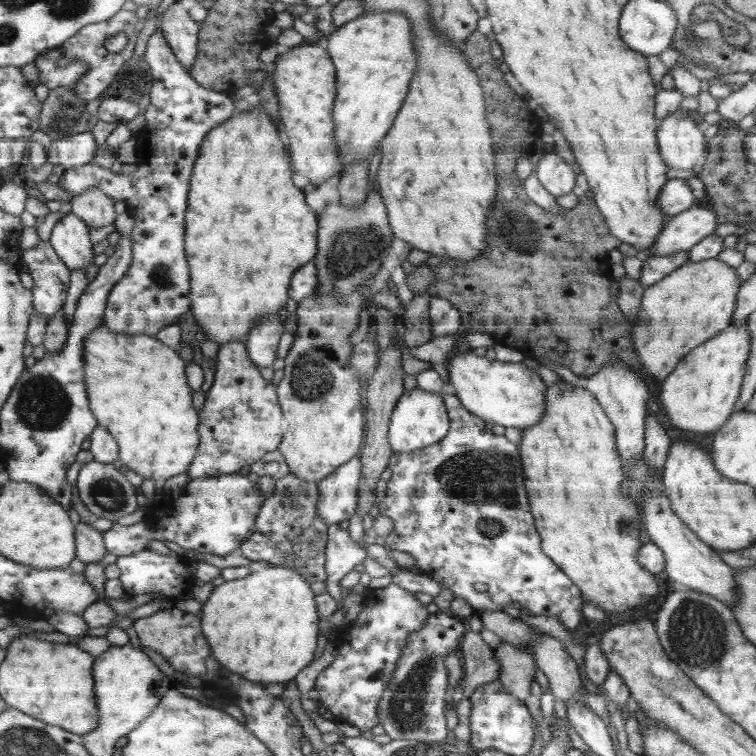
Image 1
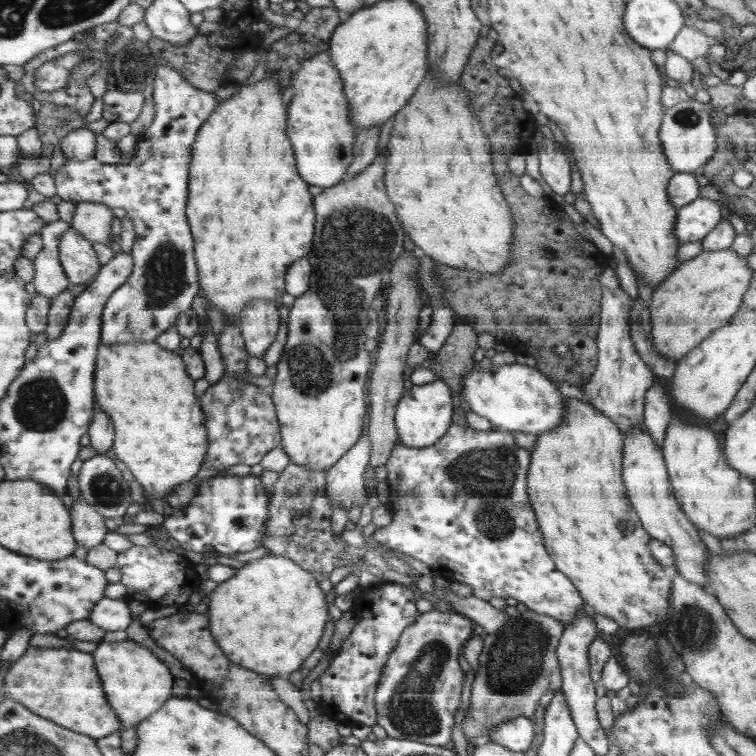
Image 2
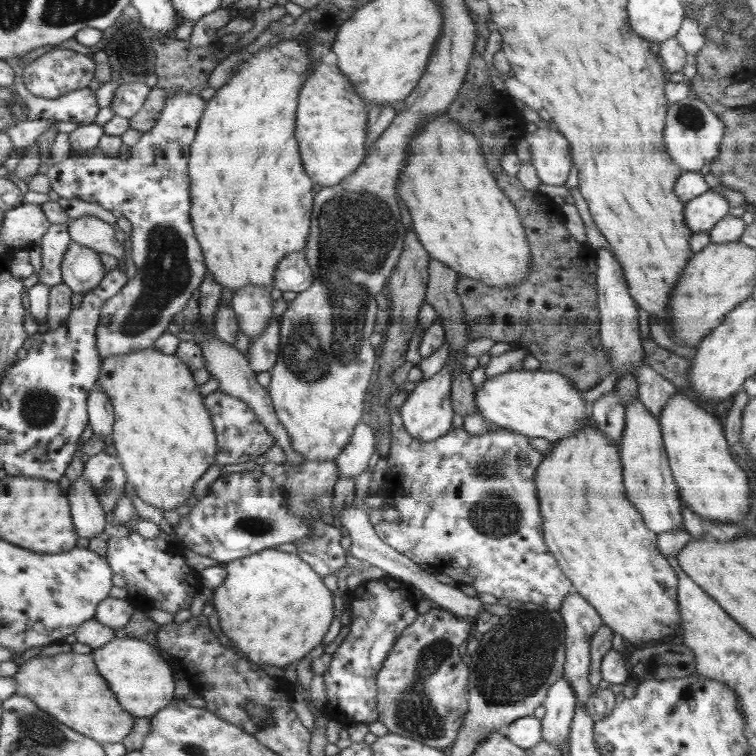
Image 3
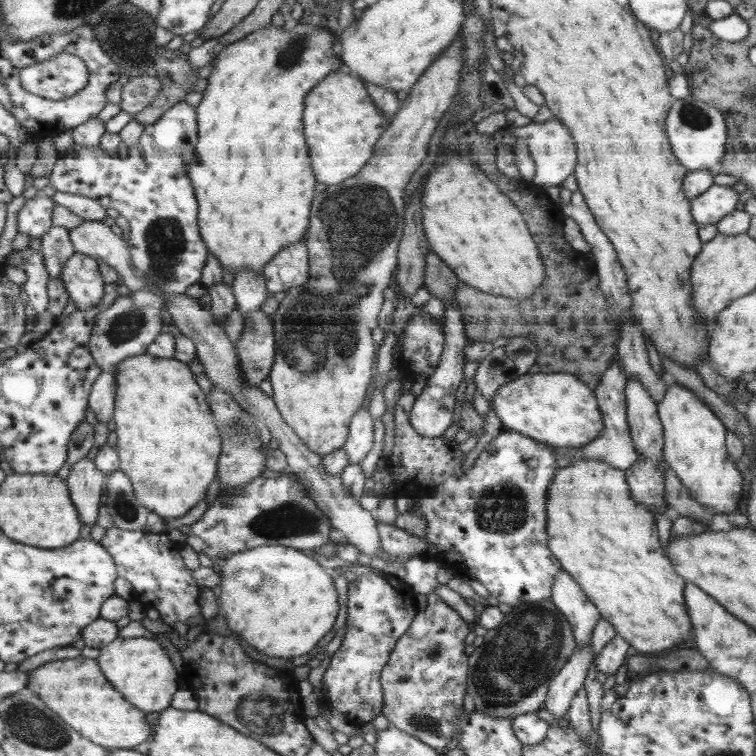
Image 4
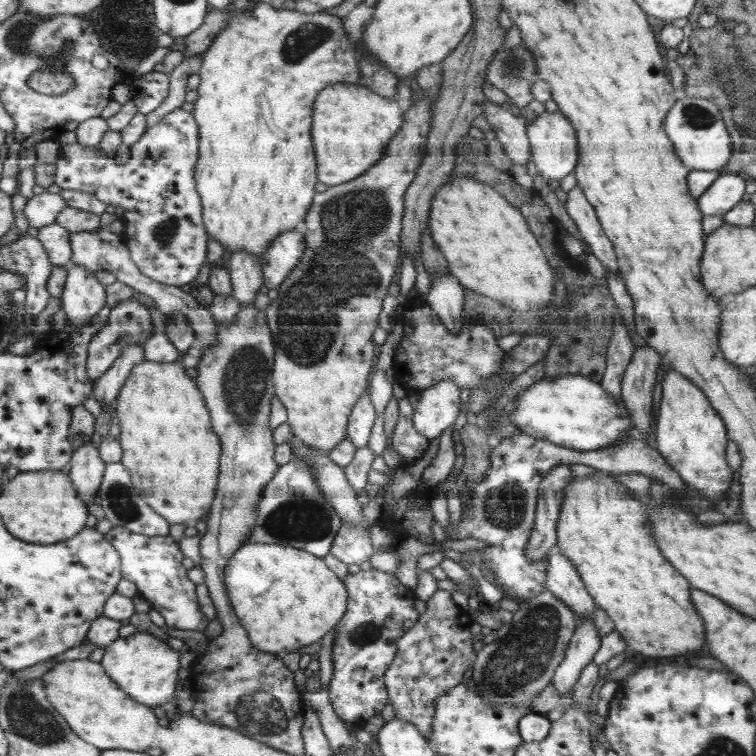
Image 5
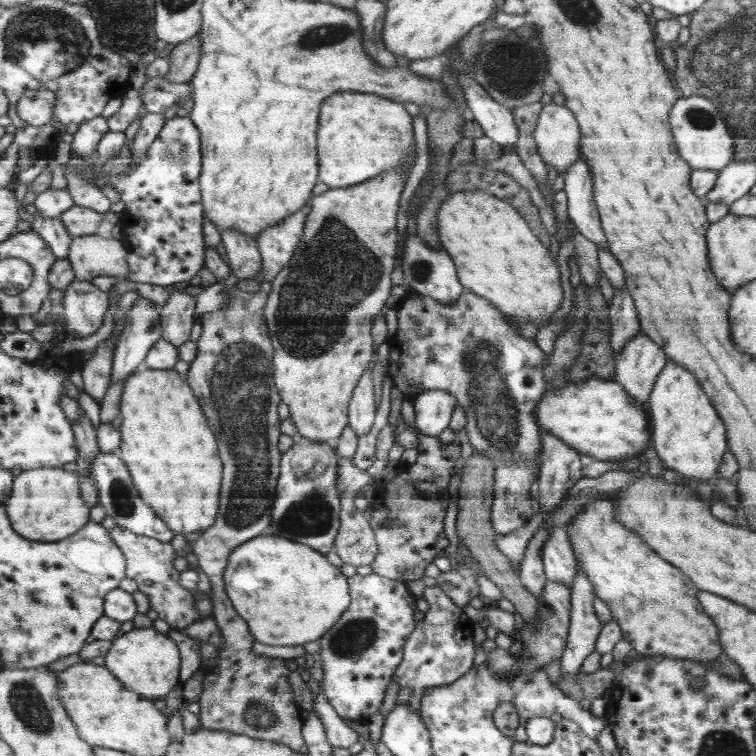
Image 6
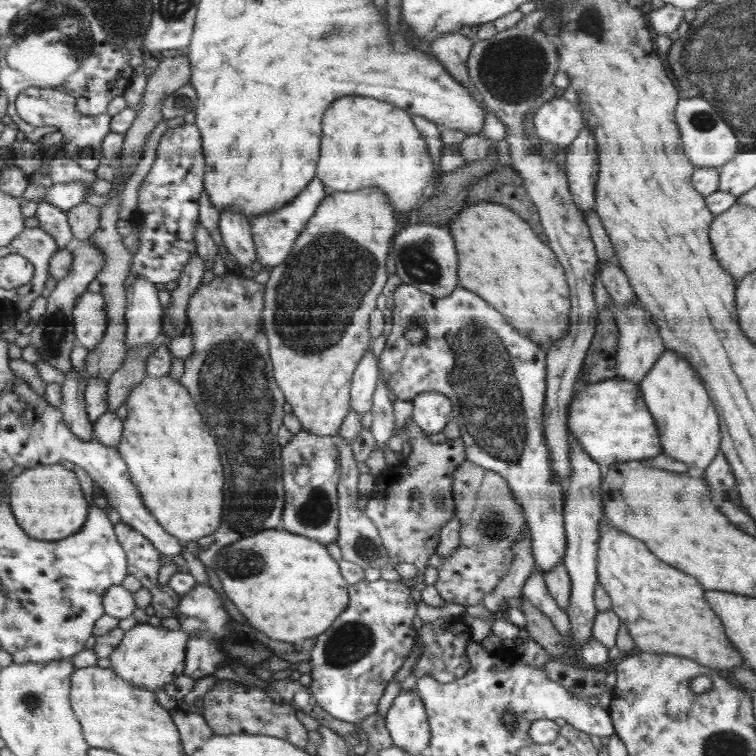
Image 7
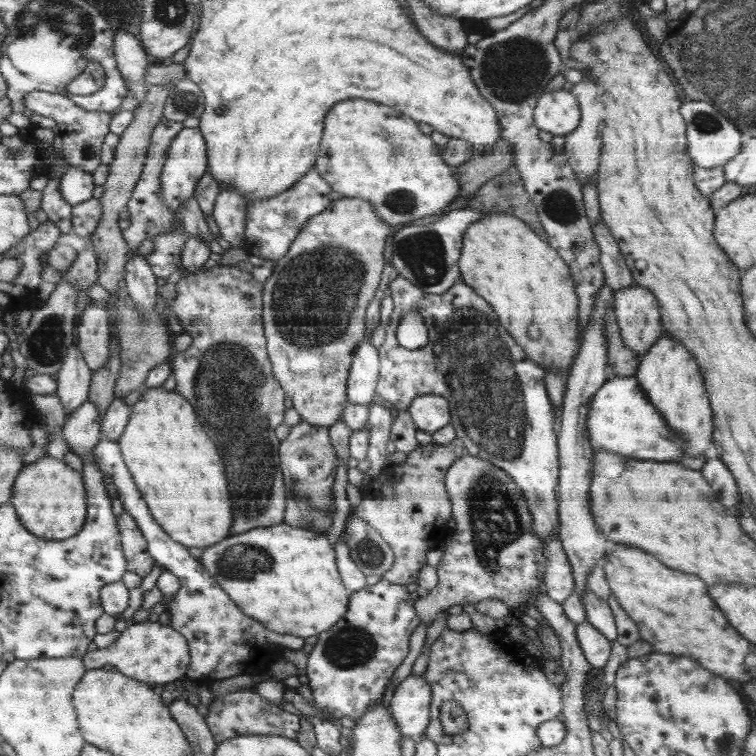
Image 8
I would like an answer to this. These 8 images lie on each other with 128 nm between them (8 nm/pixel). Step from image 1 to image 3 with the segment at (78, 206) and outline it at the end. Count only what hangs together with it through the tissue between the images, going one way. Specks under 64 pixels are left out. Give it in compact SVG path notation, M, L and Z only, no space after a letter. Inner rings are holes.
M84 216L68 224L73 243L96 250L99 254L125 260L123 245L116 239L116 227L95 217Z

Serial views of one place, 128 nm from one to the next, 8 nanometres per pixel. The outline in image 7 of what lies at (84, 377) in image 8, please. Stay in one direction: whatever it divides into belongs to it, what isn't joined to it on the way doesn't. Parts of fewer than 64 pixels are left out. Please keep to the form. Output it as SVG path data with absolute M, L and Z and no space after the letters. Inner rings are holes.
M75 369L66 372L62 384L62 403L59 410L64 415L68 428L84 442L93 442L94 426L85 408L85 391L88 379L81 378Z

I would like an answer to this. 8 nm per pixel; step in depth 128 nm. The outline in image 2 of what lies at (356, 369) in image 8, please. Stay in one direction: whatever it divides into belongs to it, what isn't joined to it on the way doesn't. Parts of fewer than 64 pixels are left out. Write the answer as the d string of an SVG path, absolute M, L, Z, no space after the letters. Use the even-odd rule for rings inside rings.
M362 434L345 457L327 470L326 495L330 497L330 506L344 506L349 511L354 505L362 506L367 500L364 484L364 469L370 459L370 437Z

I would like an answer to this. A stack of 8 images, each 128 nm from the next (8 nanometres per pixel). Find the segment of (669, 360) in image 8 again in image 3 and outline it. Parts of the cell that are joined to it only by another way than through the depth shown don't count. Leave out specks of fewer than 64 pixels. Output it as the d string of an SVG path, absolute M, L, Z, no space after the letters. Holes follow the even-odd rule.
M684 391L674 393L664 405L659 422L664 434L665 450L672 468L673 478L680 488L680 499L694 513L722 523L737 523L750 510L750 488L744 470L728 454L728 444L720 422L706 410L684 396Z

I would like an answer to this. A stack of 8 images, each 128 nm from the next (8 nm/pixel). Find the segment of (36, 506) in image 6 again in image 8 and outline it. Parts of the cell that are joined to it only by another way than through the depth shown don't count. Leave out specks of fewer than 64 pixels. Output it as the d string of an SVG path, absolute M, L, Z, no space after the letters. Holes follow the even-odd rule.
M52 456L28 465L16 481L11 500L24 525L34 531L34 534L47 539L64 540L80 533L88 520L86 508L89 508L86 506L83 476L81 472L64 464L63 460Z

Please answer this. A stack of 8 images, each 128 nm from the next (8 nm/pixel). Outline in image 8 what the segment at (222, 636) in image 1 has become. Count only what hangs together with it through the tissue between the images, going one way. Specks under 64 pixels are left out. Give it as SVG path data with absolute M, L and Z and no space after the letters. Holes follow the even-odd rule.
M280 524L253 528L245 533L231 535L212 546L205 547L201 564L210 574L214 574L217 582L222 582L226 590L230 590L230 598L246 610L252 618L258 619L262 625L278 633L298 635L302 638L316 636L332 629L349 608L350 593L343 585L338 574L335 550L326 536L308 529Z

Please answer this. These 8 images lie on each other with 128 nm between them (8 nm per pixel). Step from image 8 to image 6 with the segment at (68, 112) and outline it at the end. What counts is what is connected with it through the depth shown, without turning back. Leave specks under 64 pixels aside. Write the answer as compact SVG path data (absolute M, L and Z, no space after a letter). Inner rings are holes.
M49 89L26 91L20 99L20 116L31 125L44 126L54 120L56 93ZM102 115L80 123L78 130L73 134L72 154L89 161L93 160L97 146L106 132L109 132L108 119Z

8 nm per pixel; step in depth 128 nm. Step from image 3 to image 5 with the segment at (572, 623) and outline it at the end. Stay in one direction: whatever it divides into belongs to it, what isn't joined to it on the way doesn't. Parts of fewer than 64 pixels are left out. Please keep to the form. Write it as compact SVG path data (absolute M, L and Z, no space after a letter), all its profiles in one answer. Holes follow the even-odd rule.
M554 548L548 555L546 563L546 583L548 589L560 597L570 609L577 614L577 619L591 618L597 608L588 588L582 582L581 574L570 558Z

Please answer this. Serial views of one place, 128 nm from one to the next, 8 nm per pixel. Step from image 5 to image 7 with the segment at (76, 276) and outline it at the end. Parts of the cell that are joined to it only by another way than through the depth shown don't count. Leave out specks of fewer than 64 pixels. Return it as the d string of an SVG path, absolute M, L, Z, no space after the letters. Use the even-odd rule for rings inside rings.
M86 290L78 298L74 304L73 320L76 340L89 351L94 350L105 337L109 325L108 309L100 291Z

